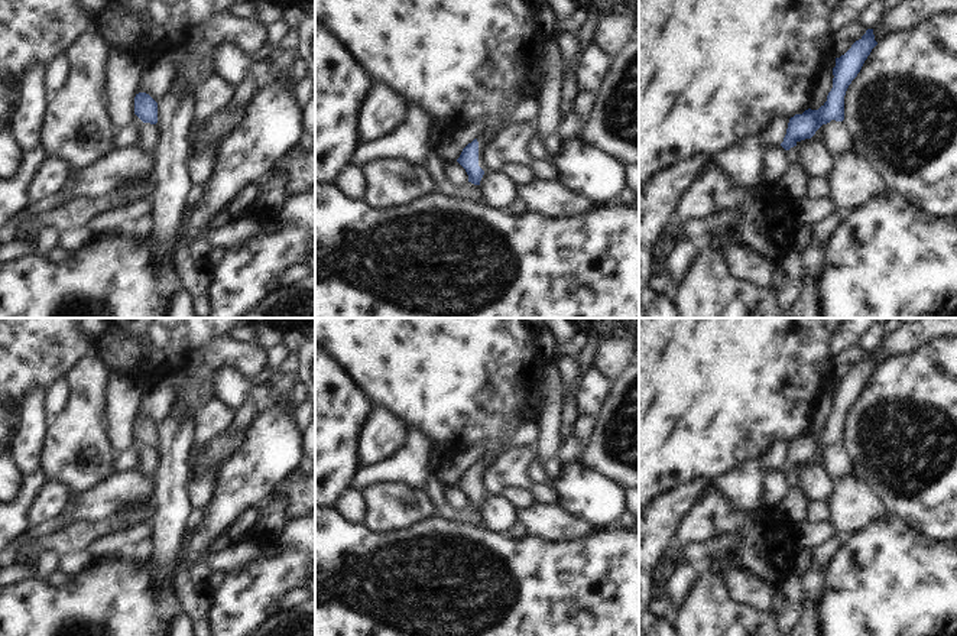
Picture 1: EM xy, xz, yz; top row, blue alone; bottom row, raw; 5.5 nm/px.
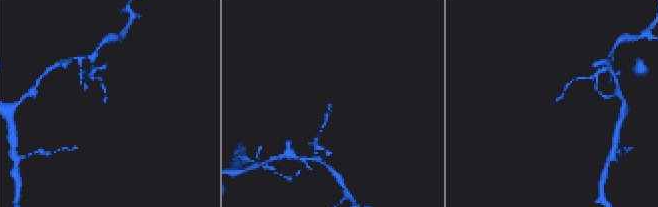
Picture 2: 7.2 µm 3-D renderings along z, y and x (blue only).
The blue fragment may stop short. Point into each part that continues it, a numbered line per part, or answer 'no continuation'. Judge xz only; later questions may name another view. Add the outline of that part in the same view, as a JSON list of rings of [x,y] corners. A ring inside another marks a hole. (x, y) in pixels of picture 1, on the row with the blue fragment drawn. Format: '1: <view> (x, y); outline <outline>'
1: xz (483, 140); outline [[[510,116],[510,119],[505,123],[502,123],[497,129],[494,129],[492,133],[486,134],[486,136],[478,136],[477,142],[478,142],[478,166],[486,172],[486,163],[484,163],[484,149],[486,146],[496,137],[496,134],[503,130],[505,127],[513,124],[515,120]]]

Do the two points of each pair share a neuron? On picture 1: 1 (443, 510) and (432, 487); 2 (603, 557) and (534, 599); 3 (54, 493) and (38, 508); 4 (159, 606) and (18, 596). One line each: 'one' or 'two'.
1: one
2: one
3: one
4: one

